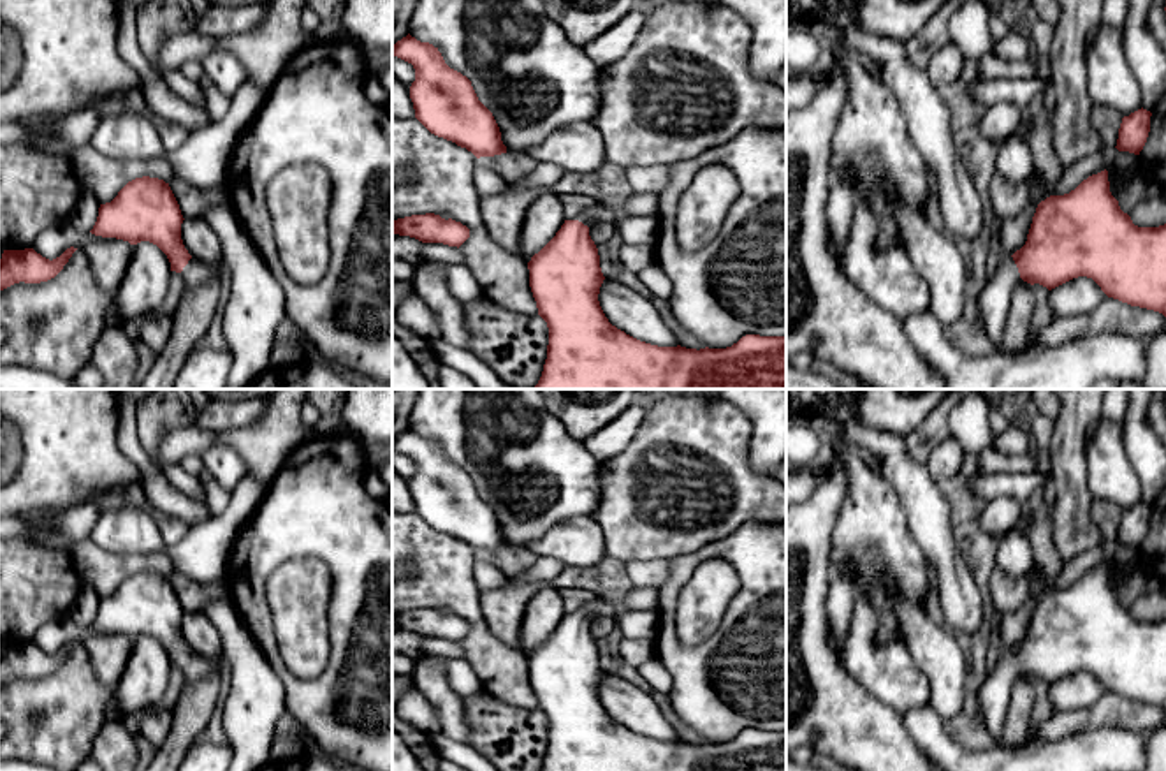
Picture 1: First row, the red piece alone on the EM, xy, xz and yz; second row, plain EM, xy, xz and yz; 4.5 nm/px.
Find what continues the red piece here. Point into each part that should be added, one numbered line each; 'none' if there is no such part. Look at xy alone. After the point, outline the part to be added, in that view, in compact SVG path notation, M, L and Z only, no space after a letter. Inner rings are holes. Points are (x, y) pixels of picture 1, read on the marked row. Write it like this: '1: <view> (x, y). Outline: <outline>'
1: xy (196, 275). Outline: M192 257L179 275L186 285L186 290L195 292L211 285L222 287L225 269L223 266L215 266Z

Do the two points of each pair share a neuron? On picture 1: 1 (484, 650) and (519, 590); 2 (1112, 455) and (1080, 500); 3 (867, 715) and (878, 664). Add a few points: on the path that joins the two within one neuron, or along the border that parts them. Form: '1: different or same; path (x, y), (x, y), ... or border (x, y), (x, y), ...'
1: different; border (479, 594), (486, 625), (519, 650)
2: different; border (1084, 447), (1085, 484), (1093, 499)
3: different; border (843, 666), (899, 717)

